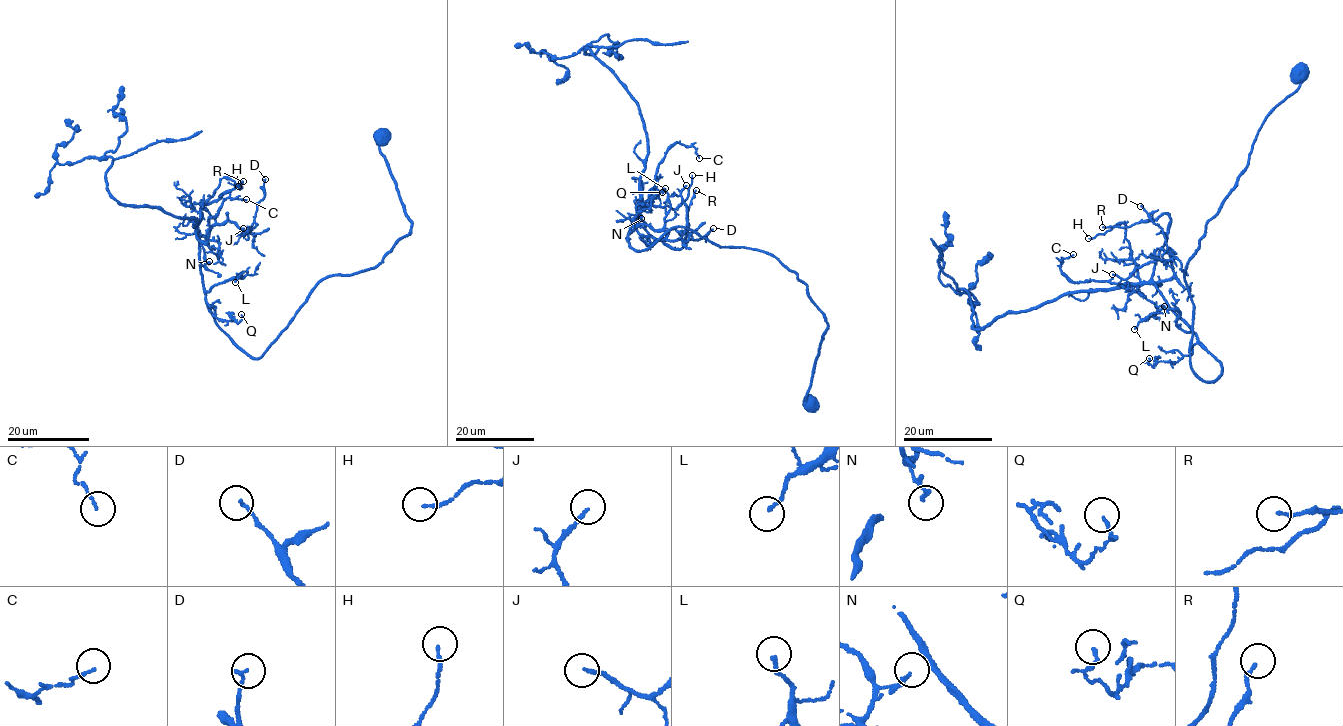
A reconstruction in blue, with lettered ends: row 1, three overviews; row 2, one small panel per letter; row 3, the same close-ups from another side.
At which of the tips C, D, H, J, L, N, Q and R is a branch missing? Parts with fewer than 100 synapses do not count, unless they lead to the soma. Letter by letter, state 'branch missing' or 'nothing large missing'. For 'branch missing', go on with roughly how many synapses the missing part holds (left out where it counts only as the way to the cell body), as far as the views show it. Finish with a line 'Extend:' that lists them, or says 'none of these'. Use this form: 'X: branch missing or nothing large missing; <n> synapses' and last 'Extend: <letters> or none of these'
C: nothing large missing
D: nothing large missing
H: nothing large missing
J: nothing large missing
L: nothing large missing
N: nothing large missing
Q: nothing large missing
R: nothing large missing
Extend: none of these

